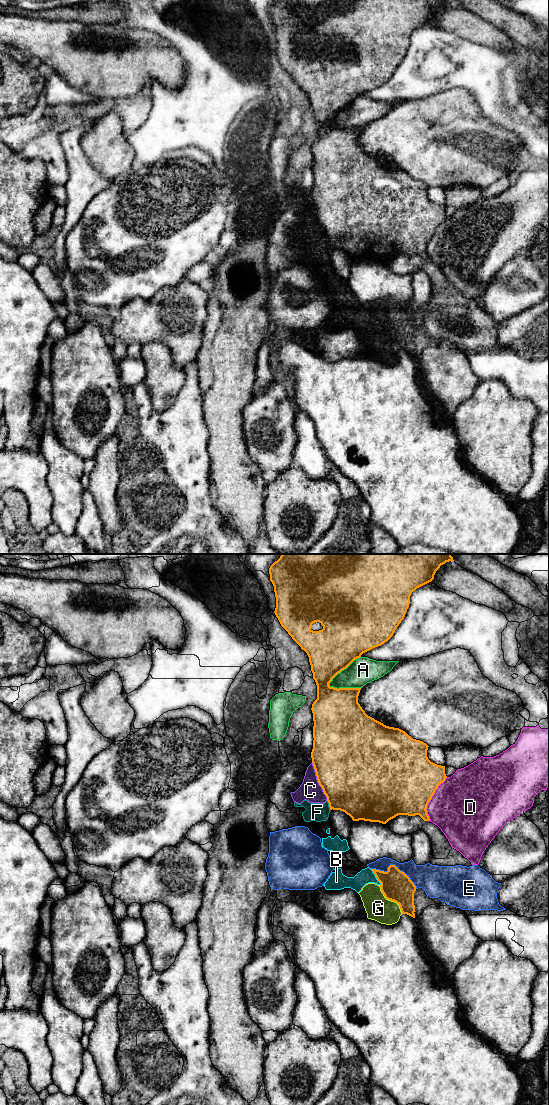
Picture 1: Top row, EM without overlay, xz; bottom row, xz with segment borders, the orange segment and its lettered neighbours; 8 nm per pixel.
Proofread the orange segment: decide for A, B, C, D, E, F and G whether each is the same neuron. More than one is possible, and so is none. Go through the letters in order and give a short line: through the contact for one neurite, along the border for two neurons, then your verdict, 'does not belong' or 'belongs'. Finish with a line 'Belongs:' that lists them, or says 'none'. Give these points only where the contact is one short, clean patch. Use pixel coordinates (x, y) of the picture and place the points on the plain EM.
A: does not belong
B: does not belong
C: line xz (312, 202), (317, 222), (327, 240); does not belong
D: does not belong
E: line xz (371, 308), (386, 311), (390, 305), (395, 305), (416, 328); does not belong
F: line xz (327, 240), (330, 249); does not belong
G: line xz (379, 325), (383, 335), (393, 340), (399, 346), (402, 353); does not belong
Belongs: none

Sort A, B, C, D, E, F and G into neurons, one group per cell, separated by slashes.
A / B C F G / D / E

